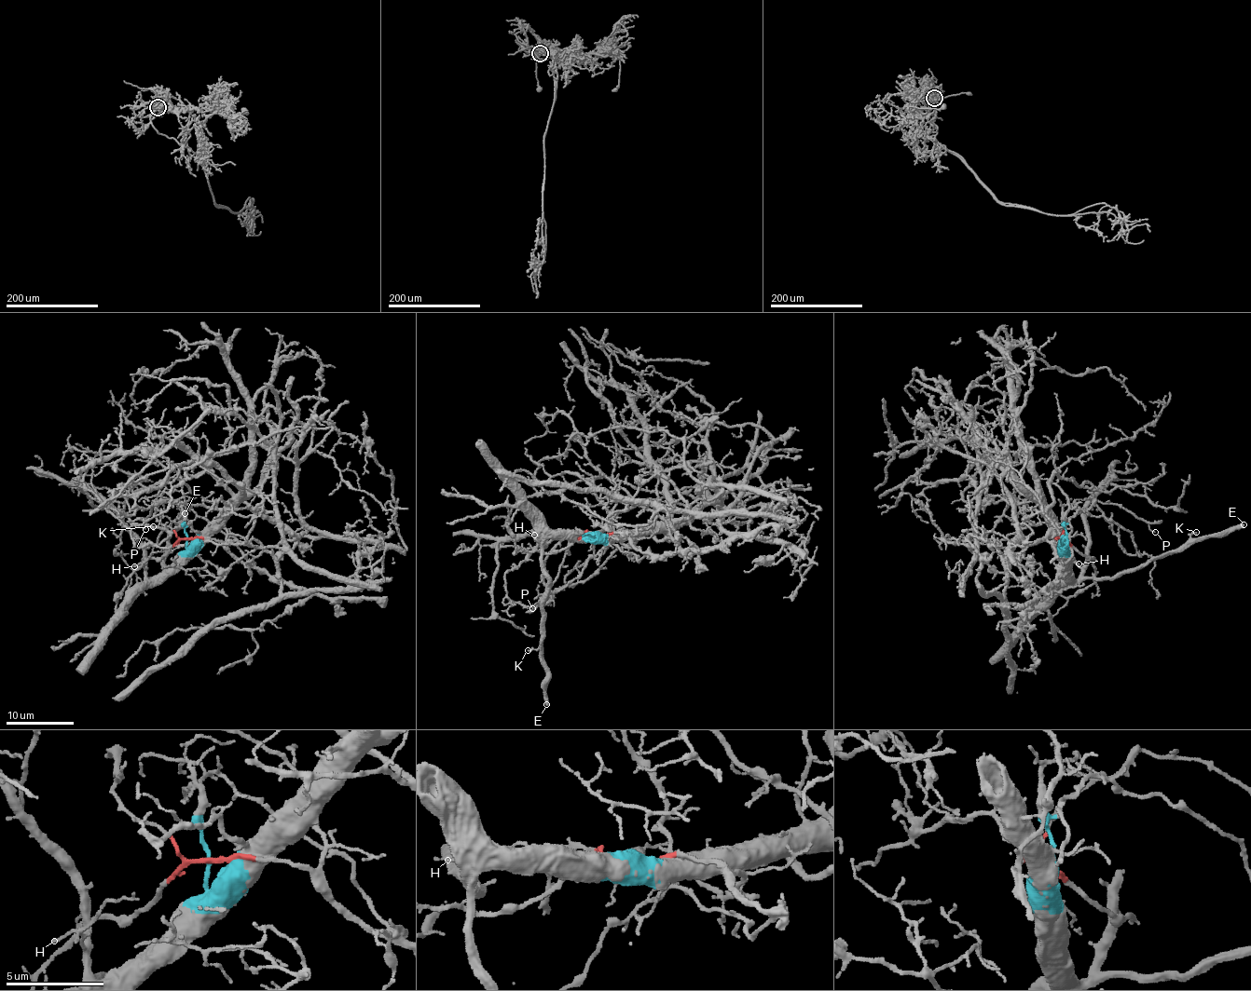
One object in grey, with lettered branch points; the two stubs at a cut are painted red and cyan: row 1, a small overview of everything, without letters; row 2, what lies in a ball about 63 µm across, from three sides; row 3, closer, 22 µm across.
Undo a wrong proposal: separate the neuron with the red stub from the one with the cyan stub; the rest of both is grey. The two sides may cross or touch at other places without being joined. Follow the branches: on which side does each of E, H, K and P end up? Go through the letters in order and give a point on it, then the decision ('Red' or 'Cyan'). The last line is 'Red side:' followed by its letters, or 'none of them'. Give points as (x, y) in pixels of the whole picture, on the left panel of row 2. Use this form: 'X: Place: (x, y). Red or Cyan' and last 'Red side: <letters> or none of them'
E: Place: (185, 513). Cyan
H: Place: (134, 566). Cyan
K: Place: (153, 526). Cyan
P: Place: (145, 529). Red
Red side: P

